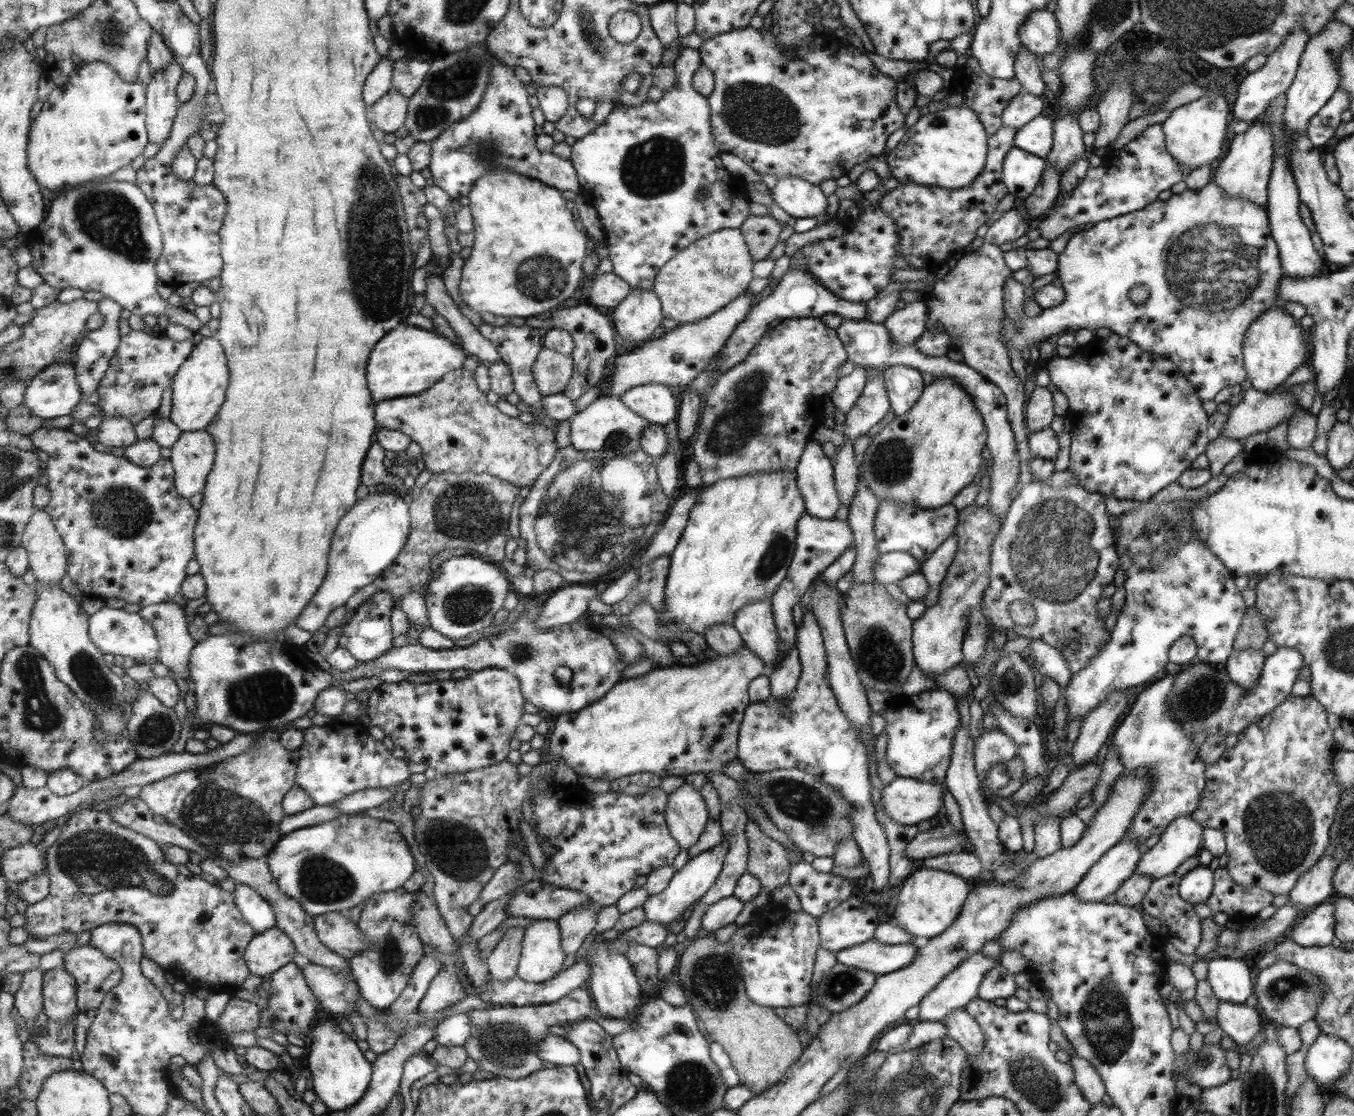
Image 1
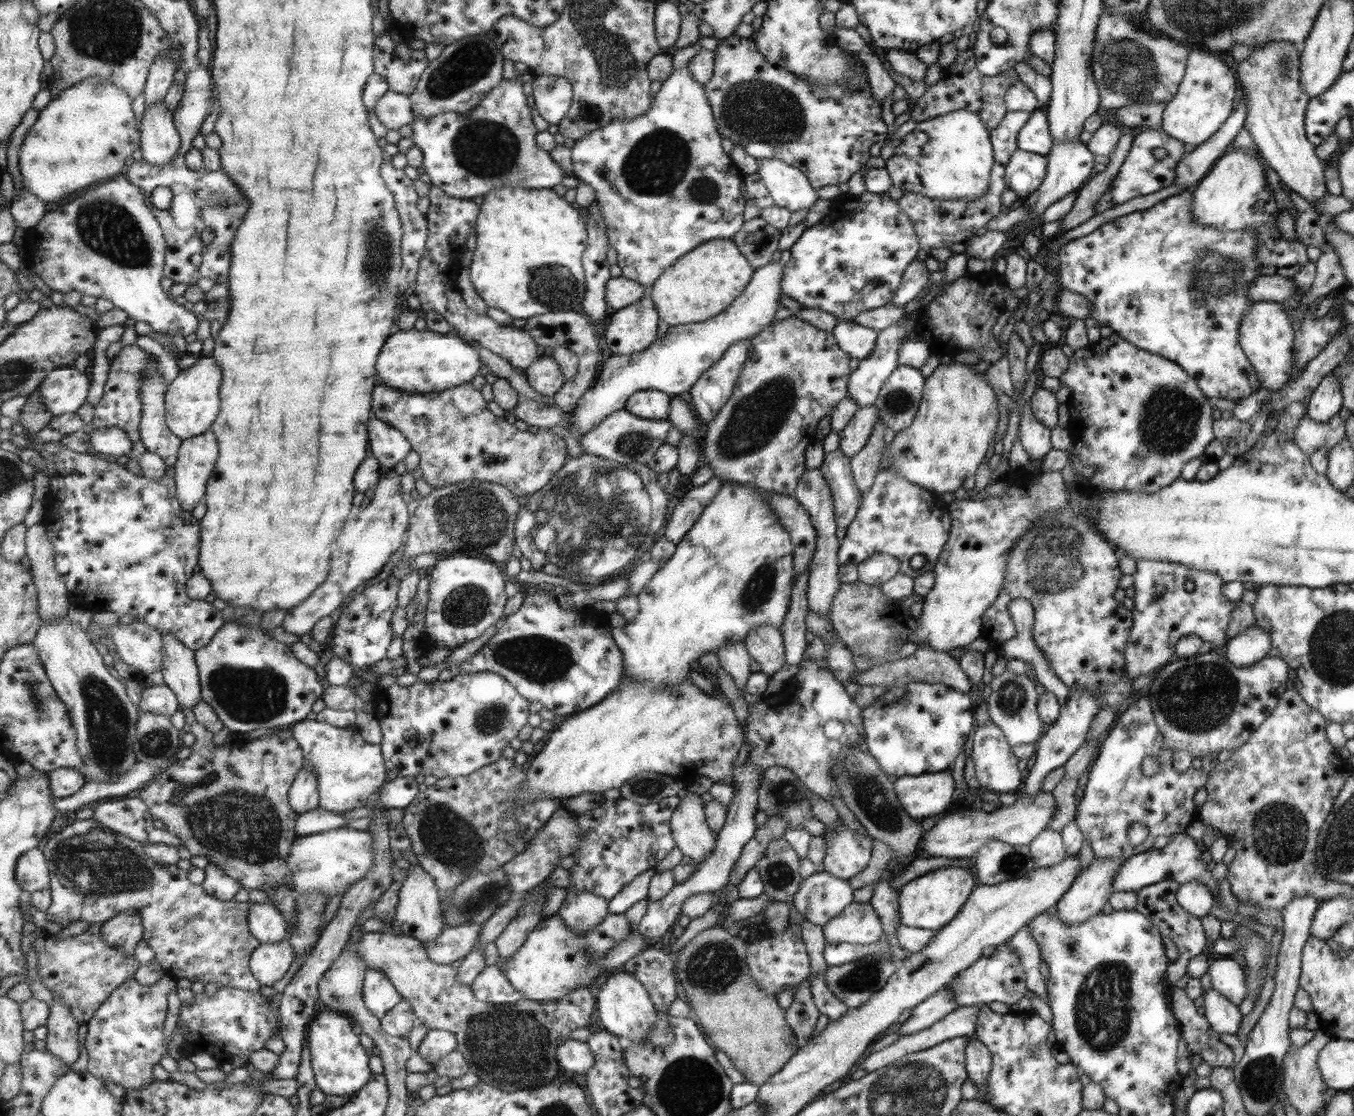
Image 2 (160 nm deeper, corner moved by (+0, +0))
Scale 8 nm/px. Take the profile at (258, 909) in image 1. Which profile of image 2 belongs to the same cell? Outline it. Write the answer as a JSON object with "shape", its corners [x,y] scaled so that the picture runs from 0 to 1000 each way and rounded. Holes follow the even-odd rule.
{"shape":[[[185,809],[184,830],[185,836],[194,846],[203,846],[212,841],[213,824],[202,810]]]}

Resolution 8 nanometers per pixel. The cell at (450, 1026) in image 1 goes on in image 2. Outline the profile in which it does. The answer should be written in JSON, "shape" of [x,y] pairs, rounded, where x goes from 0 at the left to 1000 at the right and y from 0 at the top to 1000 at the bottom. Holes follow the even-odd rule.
{"shape":[[[317,922],[308,943],[321,958],[324,950],[336,943],[338,938],[338,929],[332,923]]]}

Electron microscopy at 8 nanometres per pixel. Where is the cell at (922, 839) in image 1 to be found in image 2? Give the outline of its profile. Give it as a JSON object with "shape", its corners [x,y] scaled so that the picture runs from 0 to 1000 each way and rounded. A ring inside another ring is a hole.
{"shape":[[[767,710],[765,713],[751,713],[745,722],[739,722],[732,728],[719,723],[697,729],[689,741],[681,746],[681,759],[688,768],[704,770],[717,770],[730,753],[759,759],[761,754],[773,742],[778,728],[778,715],[775,711]]]}

